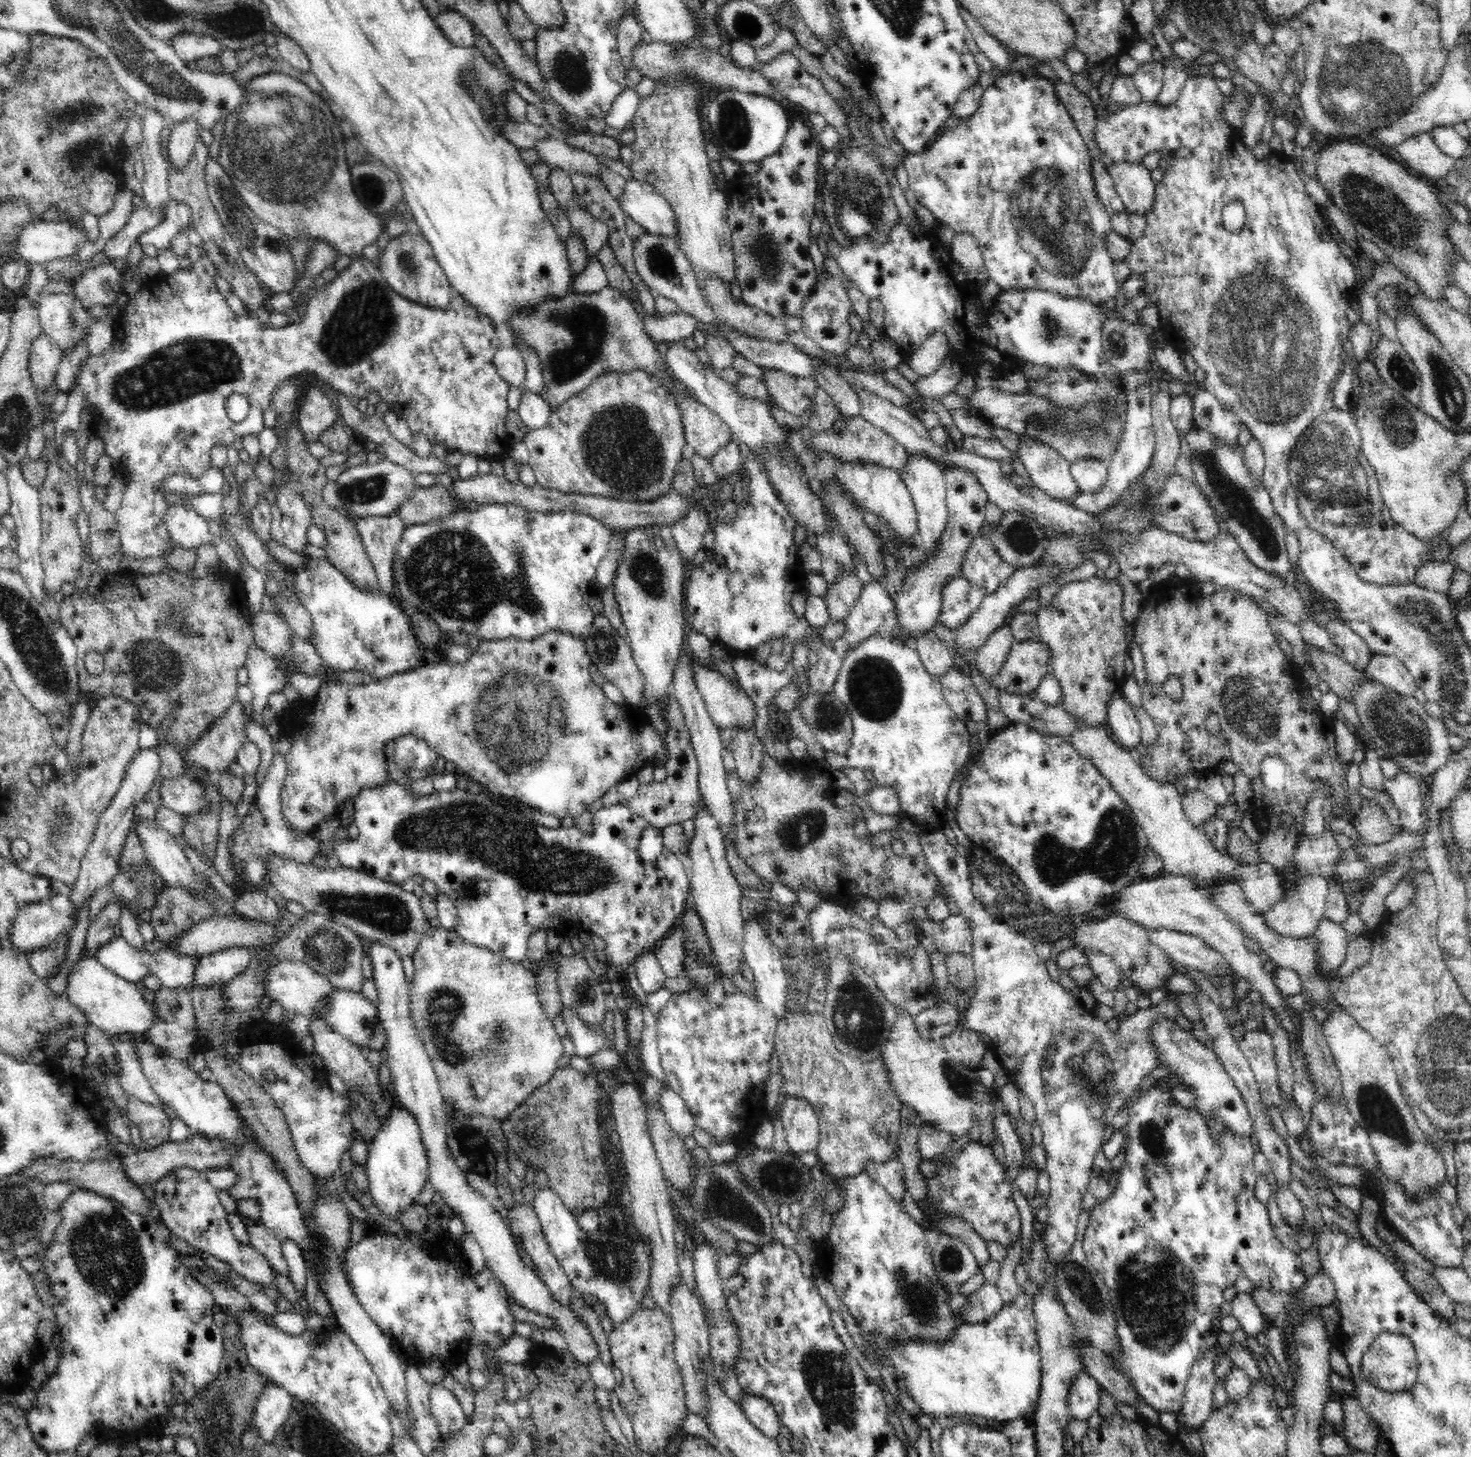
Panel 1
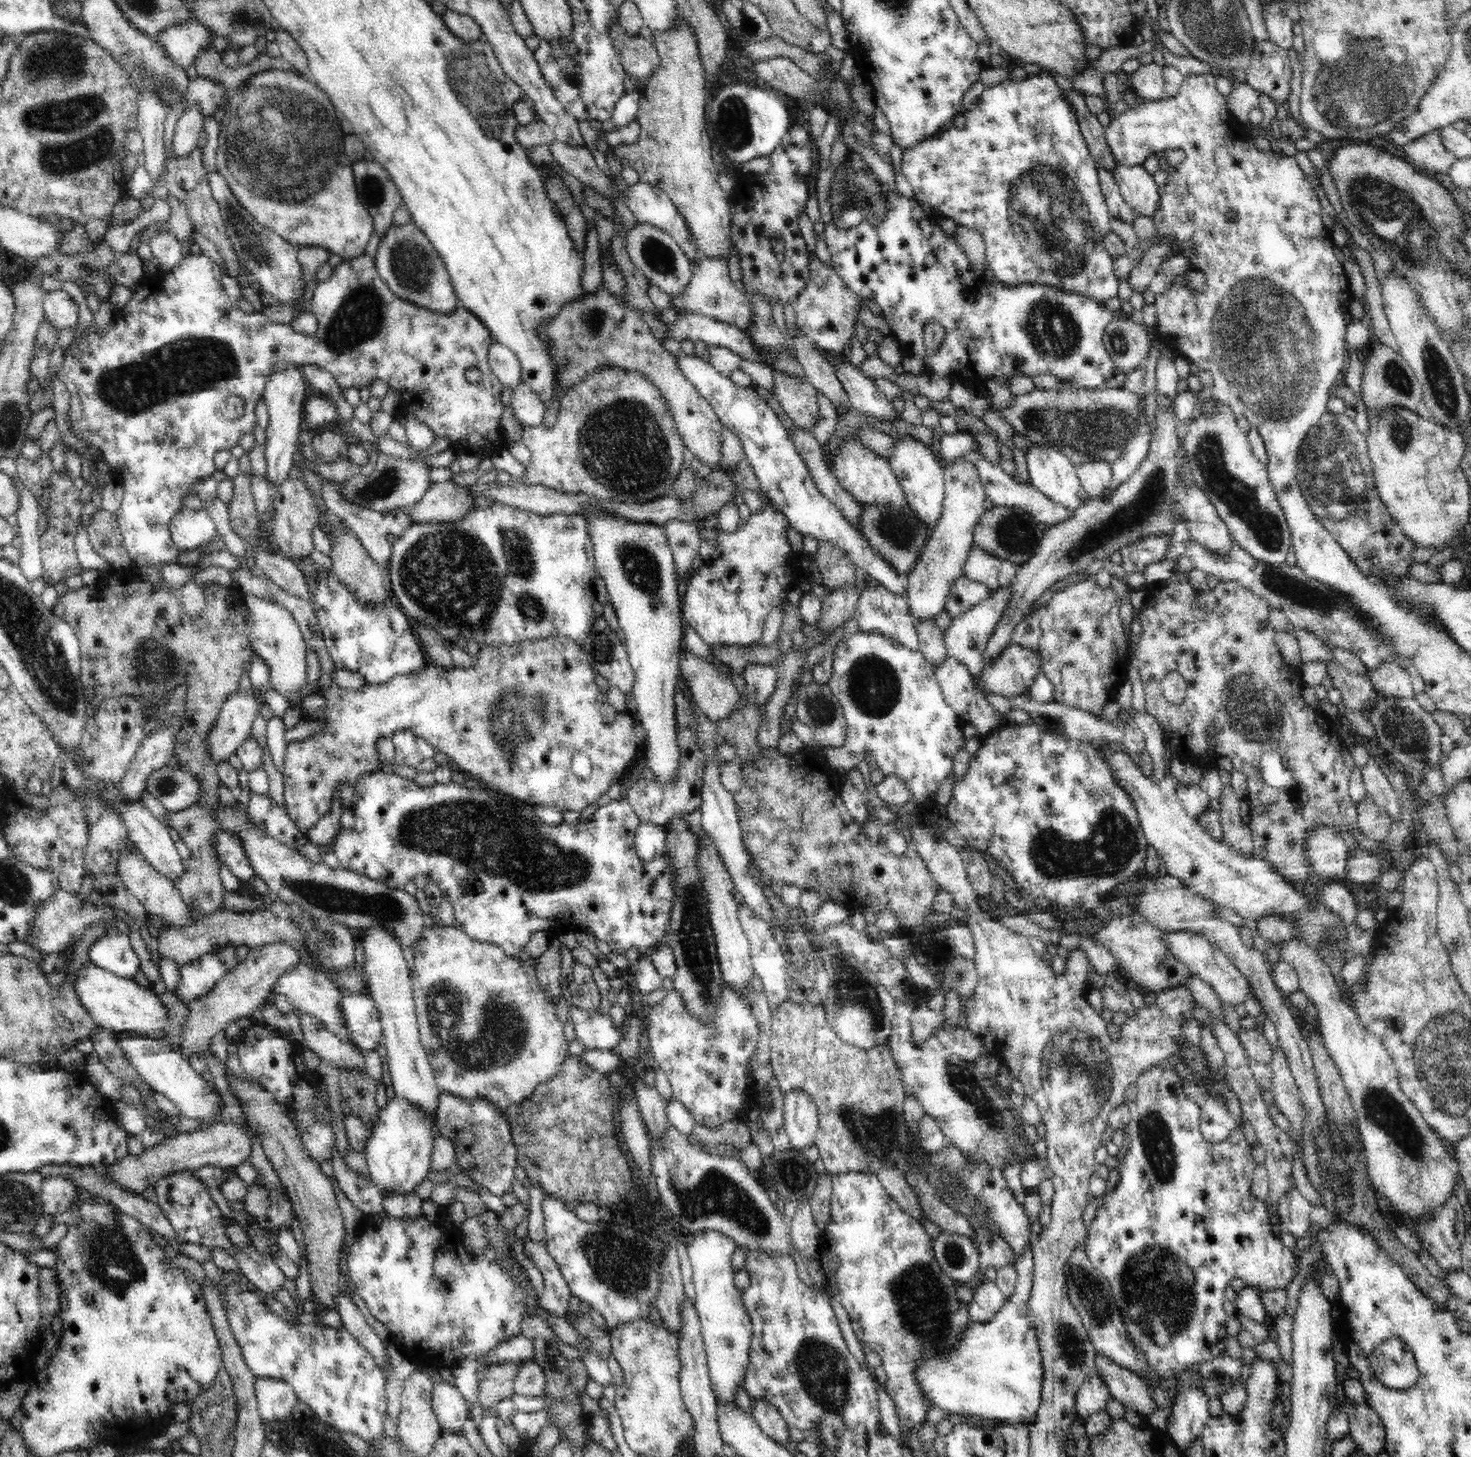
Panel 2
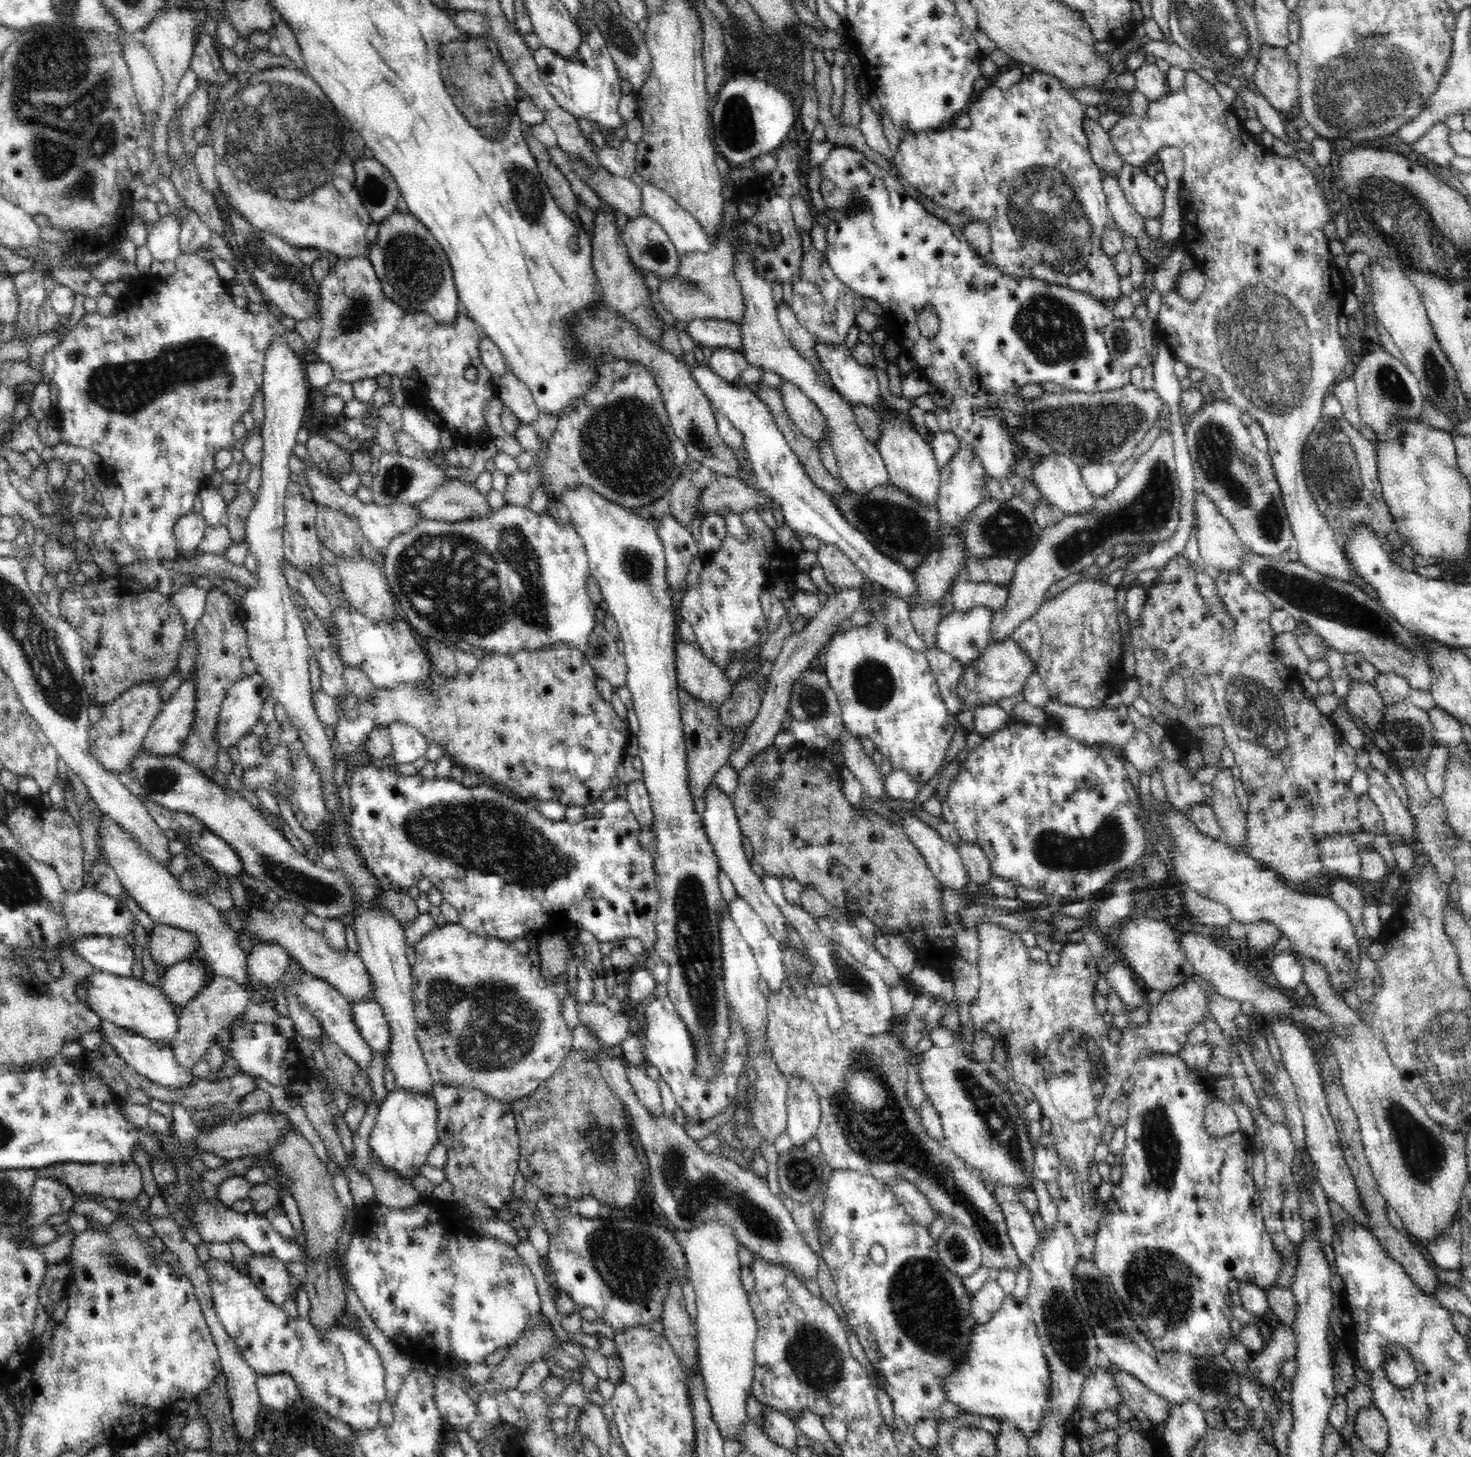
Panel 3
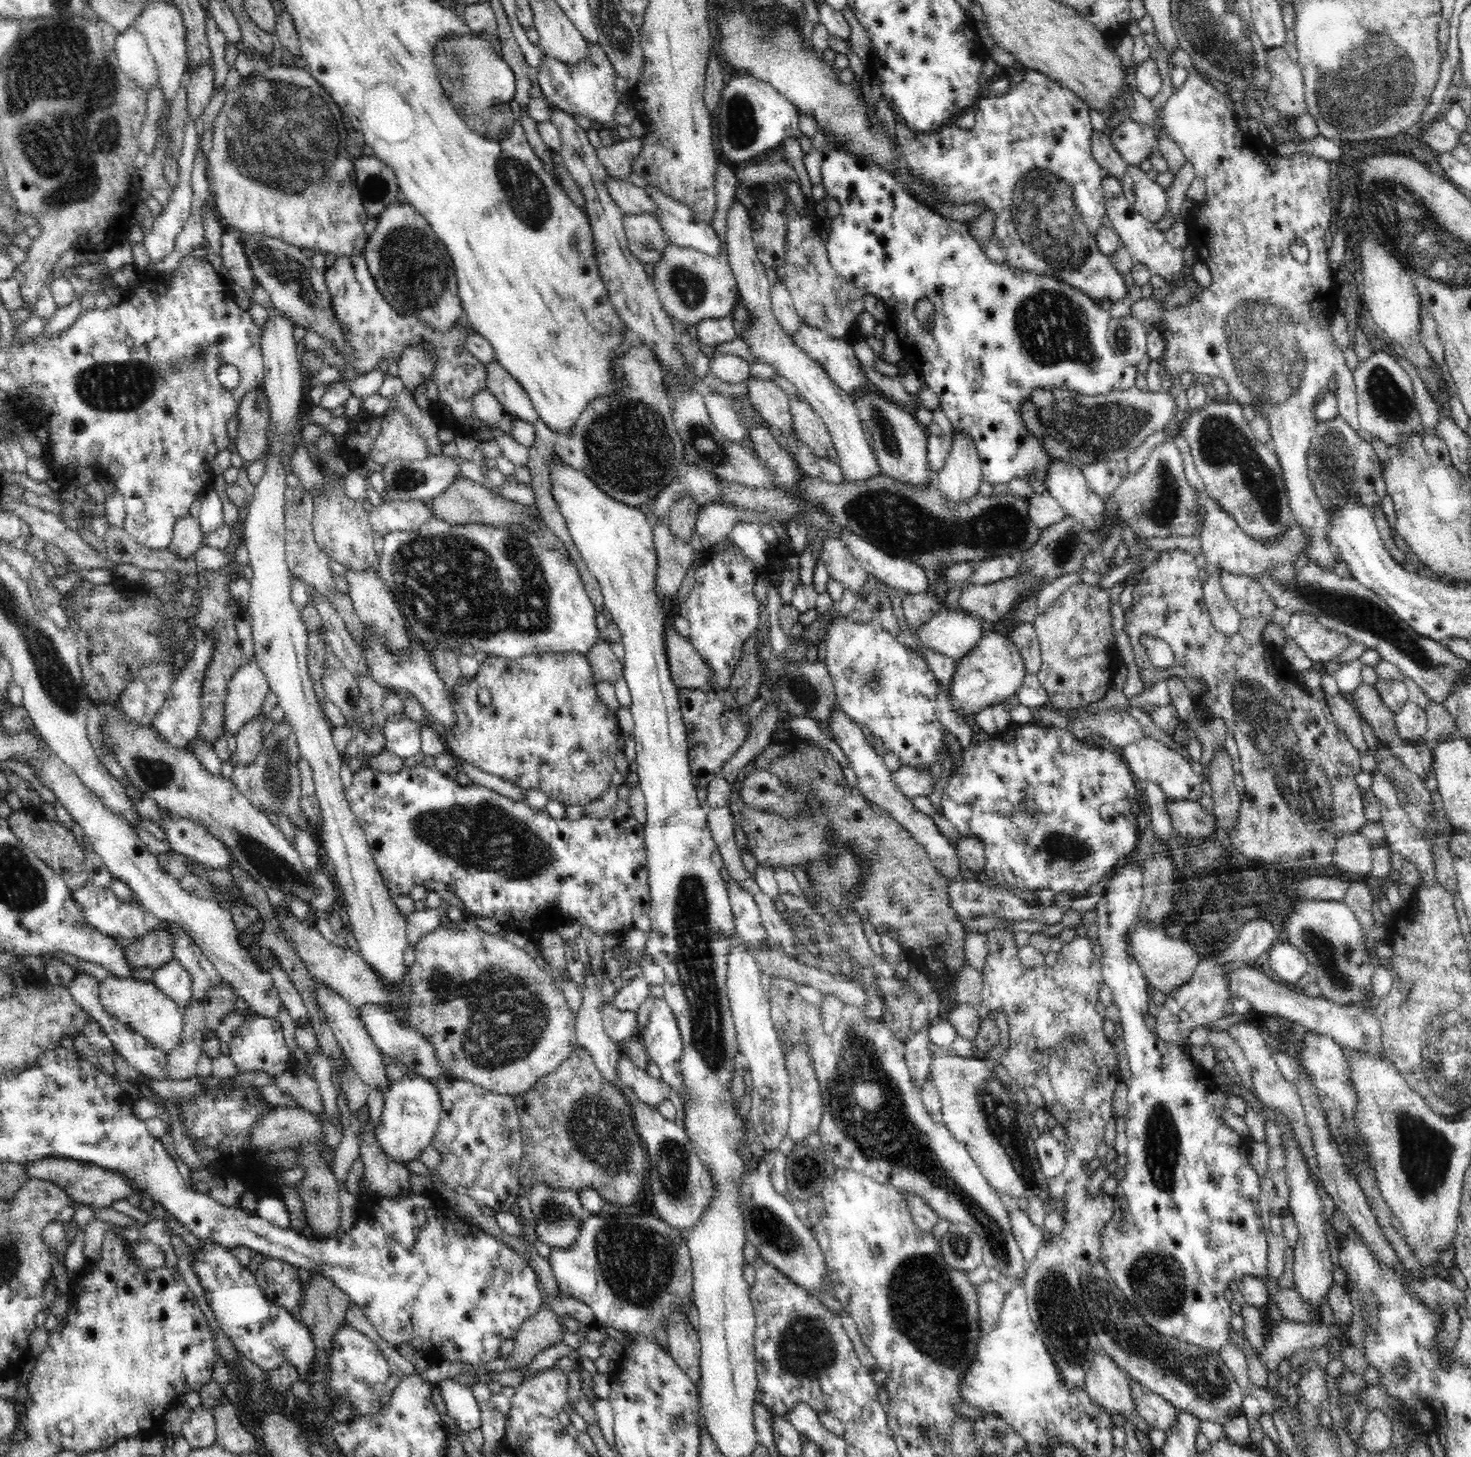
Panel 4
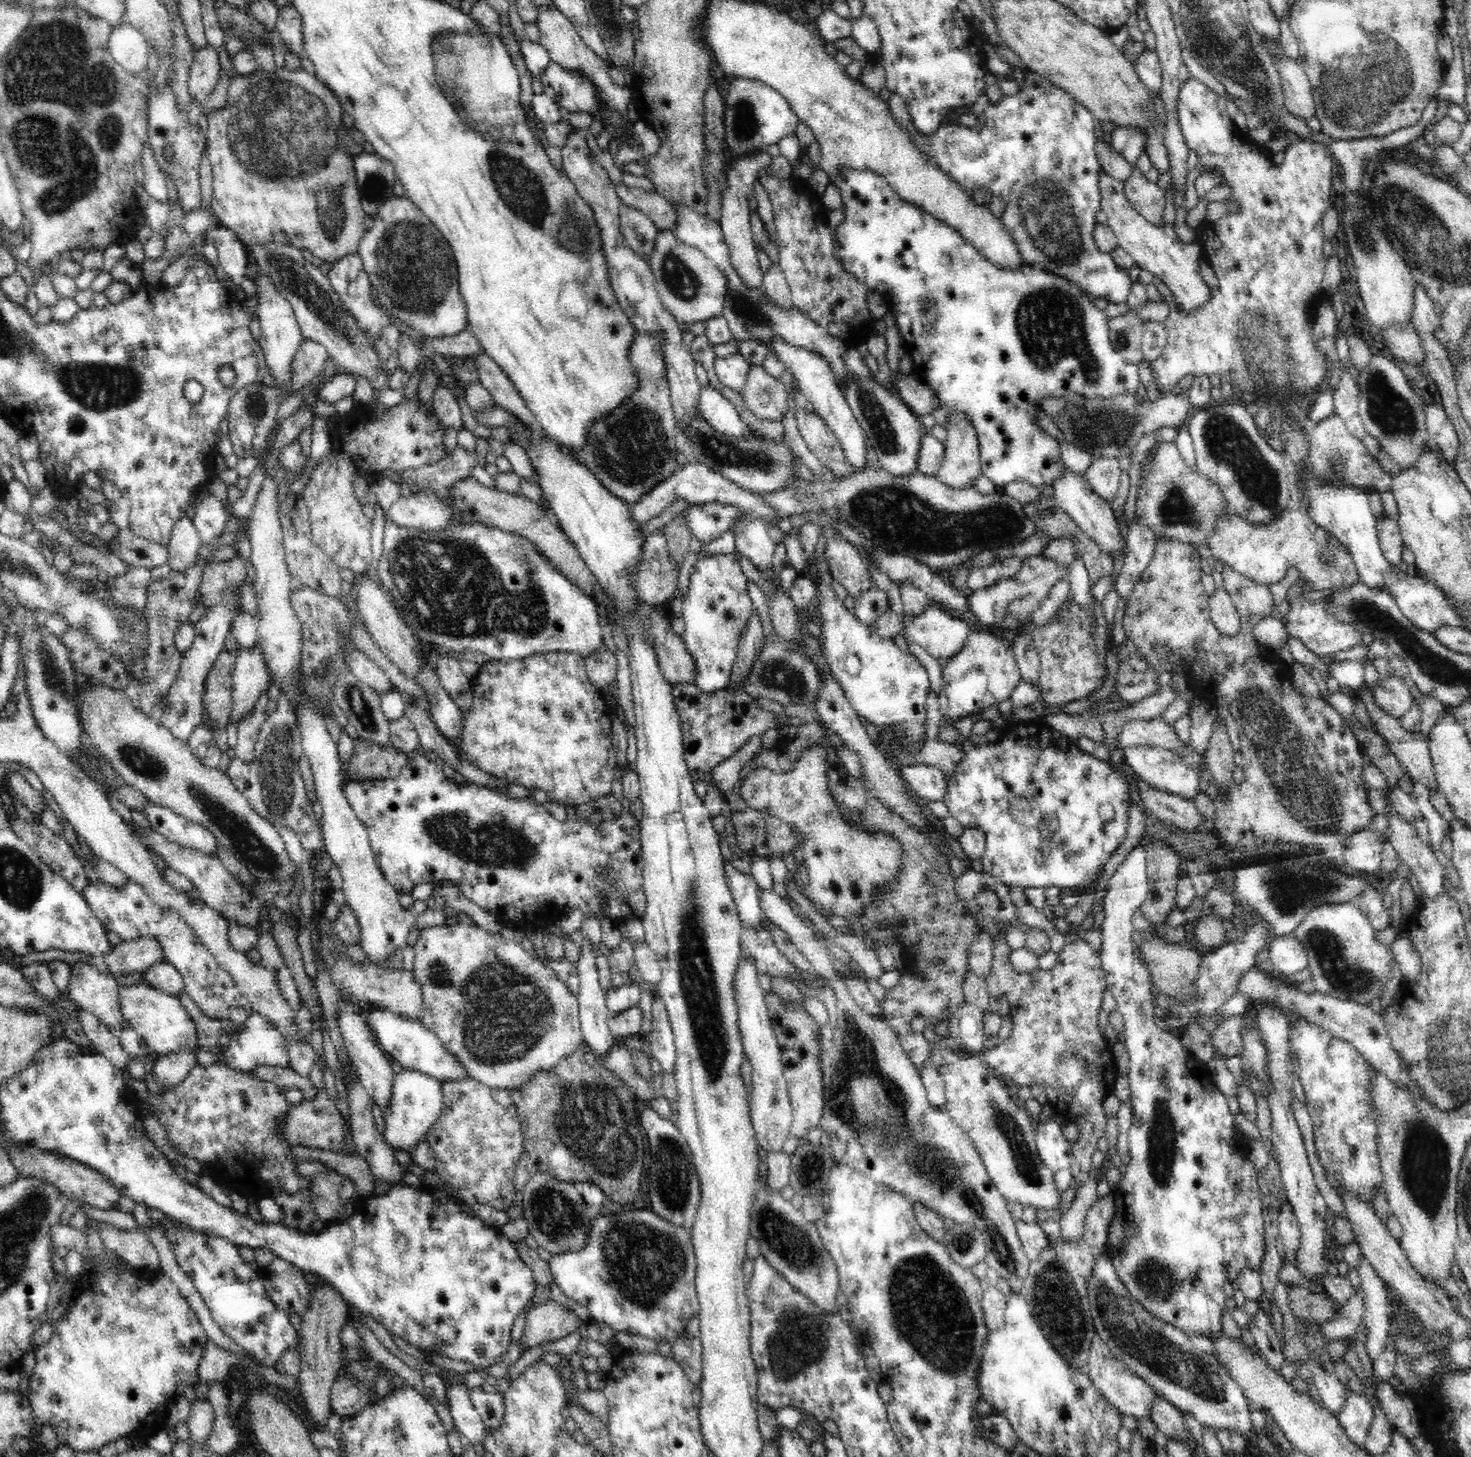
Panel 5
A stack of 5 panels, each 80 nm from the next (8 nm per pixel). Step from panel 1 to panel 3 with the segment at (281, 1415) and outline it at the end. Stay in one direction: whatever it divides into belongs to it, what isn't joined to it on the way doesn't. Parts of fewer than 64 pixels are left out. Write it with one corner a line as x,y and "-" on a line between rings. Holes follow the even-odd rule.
286,1372
257,1375
256,1386
264,1412
282,1412
288,1405
300,1401
298,1385
294,1384

